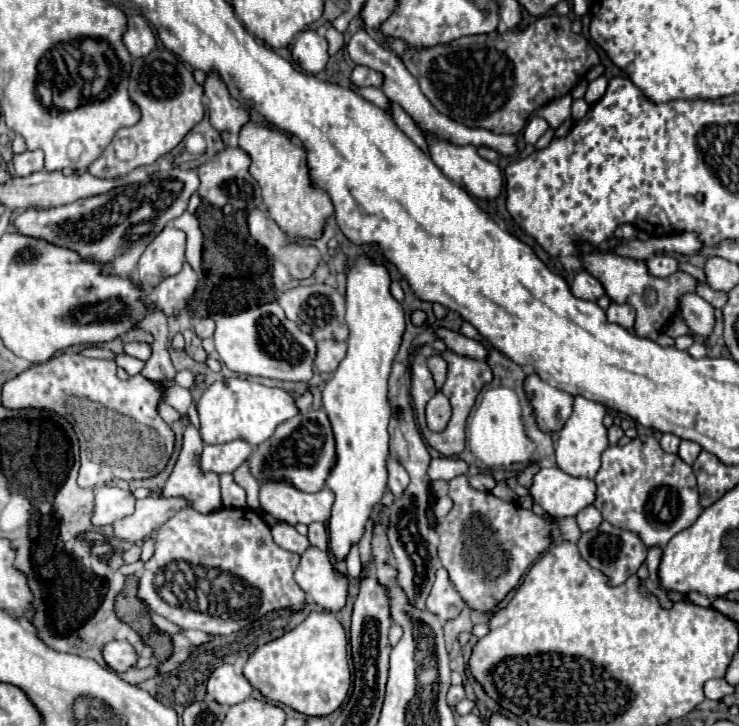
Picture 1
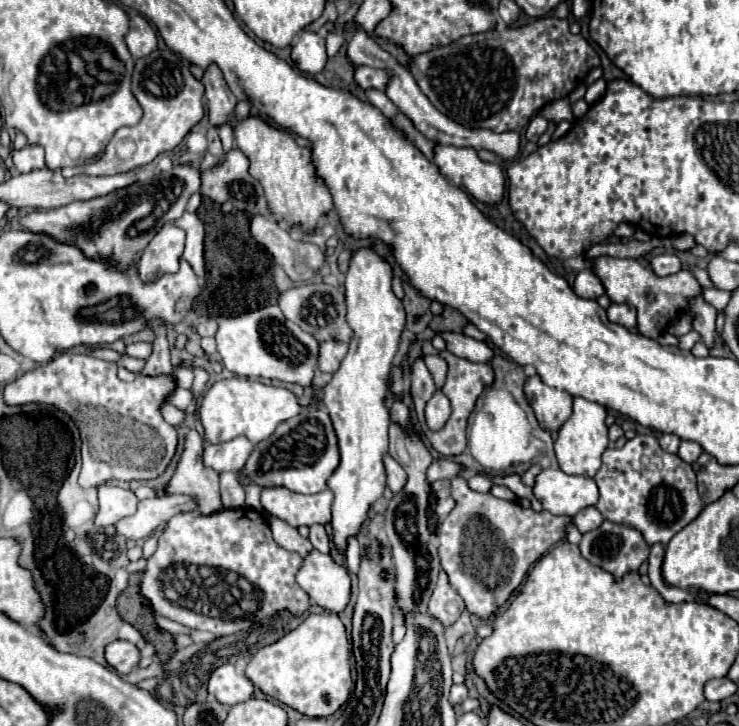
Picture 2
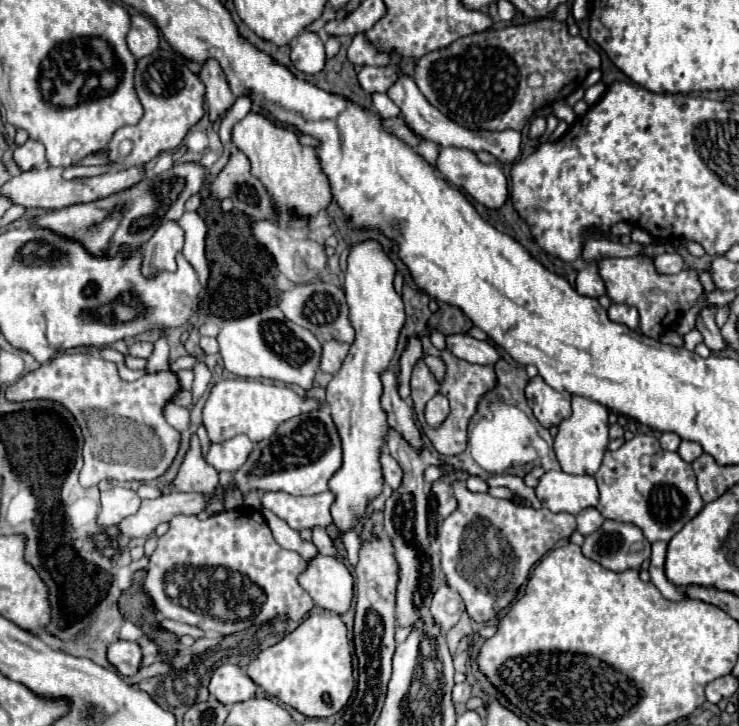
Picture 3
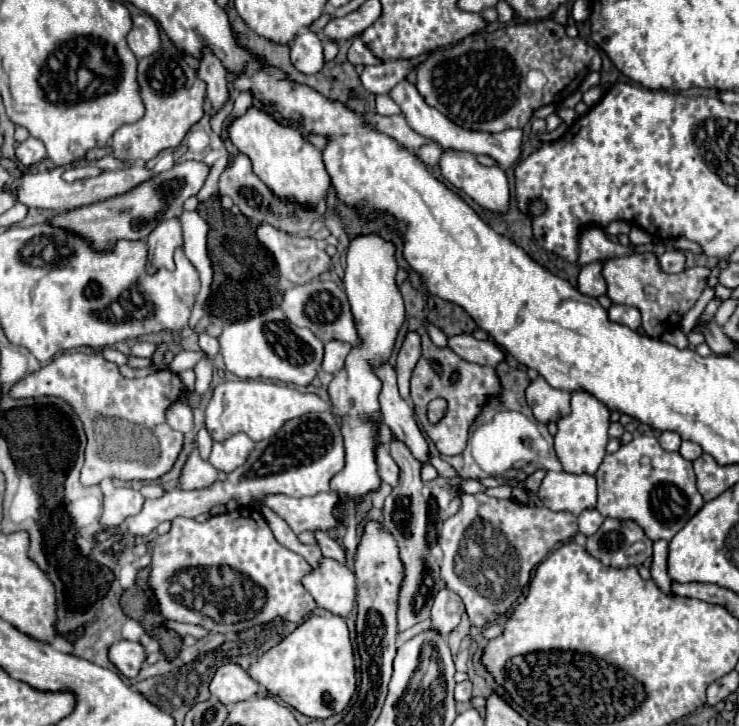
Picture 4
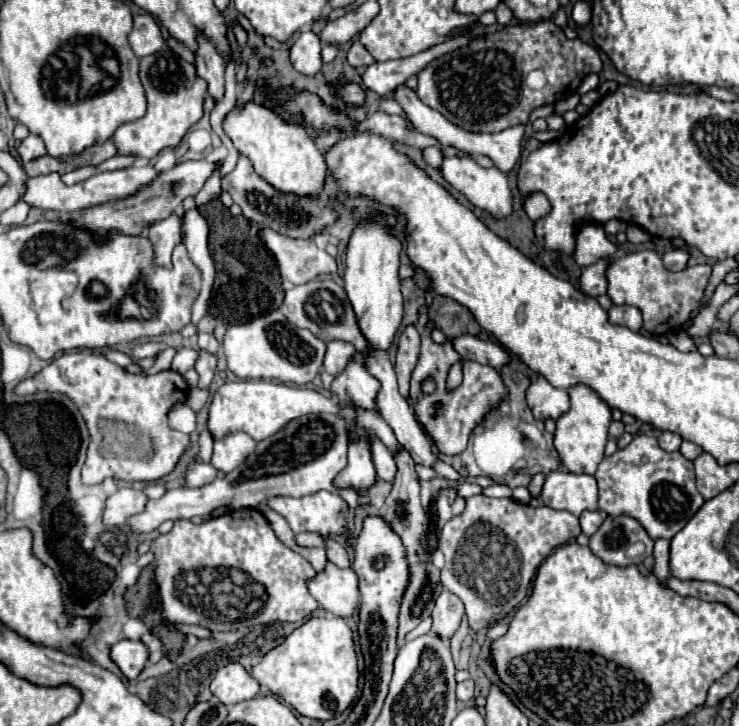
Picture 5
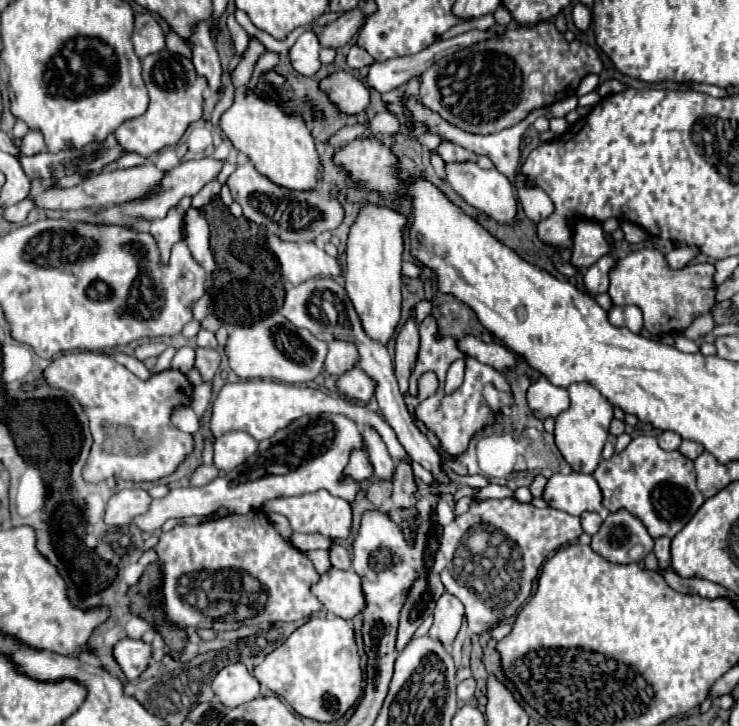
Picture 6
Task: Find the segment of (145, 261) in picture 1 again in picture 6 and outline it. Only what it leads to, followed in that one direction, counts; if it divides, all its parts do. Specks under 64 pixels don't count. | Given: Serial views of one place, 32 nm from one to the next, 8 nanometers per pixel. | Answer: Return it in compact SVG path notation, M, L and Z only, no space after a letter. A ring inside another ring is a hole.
M172 208L172 212L168 212L166 218L150 222L150 234L158 242L162 262L168 262L172 244L182 240L182 226L184 226L184 220L182 220L182 212L178 208Z

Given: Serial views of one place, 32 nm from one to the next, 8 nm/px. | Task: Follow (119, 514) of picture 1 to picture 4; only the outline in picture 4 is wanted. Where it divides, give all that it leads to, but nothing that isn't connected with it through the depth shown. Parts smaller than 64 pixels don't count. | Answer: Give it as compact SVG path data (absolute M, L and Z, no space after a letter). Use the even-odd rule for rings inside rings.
M116 488L112 494L104 496L102 526L120 526L128 516L140 512L144 506L144 496L132 488Z

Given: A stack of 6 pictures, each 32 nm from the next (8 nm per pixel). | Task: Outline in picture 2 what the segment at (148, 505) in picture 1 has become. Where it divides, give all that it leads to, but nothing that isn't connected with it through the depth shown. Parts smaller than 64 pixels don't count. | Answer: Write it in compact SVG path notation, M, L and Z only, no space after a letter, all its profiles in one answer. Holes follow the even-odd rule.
M162 494L150 500L140 500L136 514L120 520L116 524L116 530L120 536L126 536L128 540L142 540L148 538L158 526L166 524L172 516L194 510L198 510L194 496Z

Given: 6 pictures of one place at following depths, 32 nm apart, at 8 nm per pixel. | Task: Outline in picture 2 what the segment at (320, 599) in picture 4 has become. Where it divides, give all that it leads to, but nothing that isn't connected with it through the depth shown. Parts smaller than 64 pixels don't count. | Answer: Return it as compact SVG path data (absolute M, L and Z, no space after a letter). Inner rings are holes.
M314 550L304 558L296 580L320 608L336 614L346 610L352 594L350 574L344 566L336 564L332 556Z

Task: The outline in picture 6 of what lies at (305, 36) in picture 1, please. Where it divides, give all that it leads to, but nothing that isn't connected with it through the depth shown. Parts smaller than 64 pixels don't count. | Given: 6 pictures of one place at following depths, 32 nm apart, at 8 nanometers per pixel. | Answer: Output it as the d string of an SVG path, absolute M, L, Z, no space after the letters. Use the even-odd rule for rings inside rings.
M306 30L290 48L290 60L292 60L294 70L302 76L314 76L320 68L318 52L320 52L320 44L318 44L316 34Z

